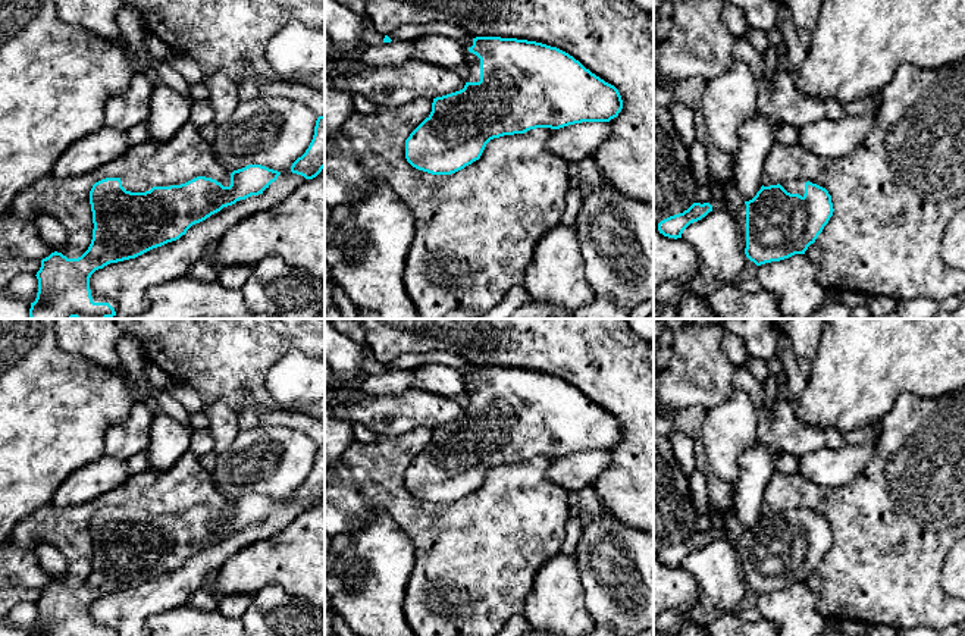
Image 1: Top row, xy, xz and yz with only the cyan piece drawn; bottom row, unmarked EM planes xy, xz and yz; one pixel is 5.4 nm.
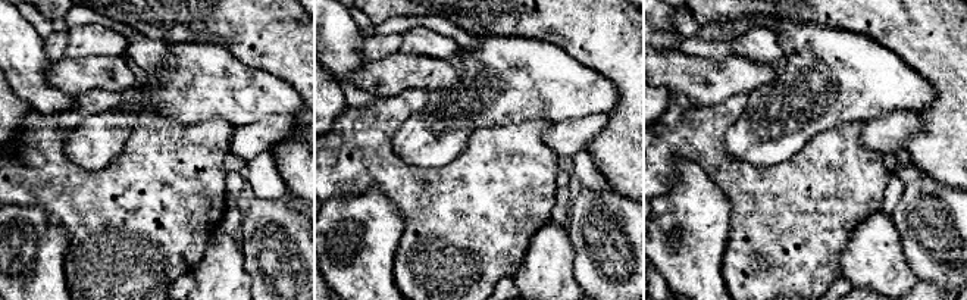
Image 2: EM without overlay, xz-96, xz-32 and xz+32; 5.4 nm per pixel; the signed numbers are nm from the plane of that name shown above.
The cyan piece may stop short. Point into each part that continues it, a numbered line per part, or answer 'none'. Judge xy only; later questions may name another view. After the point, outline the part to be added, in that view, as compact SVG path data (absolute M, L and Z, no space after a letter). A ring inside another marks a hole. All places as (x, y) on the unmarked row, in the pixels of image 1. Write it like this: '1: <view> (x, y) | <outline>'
1: xy (134, 514) | M122 505L120 510L122 510L122 516L131 521L145 521L153 517L153 514L150 514L148 511L131 508L126 505Z

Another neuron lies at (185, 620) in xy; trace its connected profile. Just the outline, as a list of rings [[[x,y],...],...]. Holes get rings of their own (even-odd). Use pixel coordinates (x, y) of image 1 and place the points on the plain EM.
[[[188,605],[148,618],[148,636],[247,636],[242,621]]]

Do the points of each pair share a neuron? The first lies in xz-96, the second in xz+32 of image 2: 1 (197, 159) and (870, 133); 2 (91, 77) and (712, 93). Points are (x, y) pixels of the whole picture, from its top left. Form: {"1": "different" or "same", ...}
{"1": "different", "2": "same"}

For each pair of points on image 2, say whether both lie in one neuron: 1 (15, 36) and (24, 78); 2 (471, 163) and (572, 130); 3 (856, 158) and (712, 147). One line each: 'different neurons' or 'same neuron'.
1: same neuron
2: different neurons
3: same neuron

